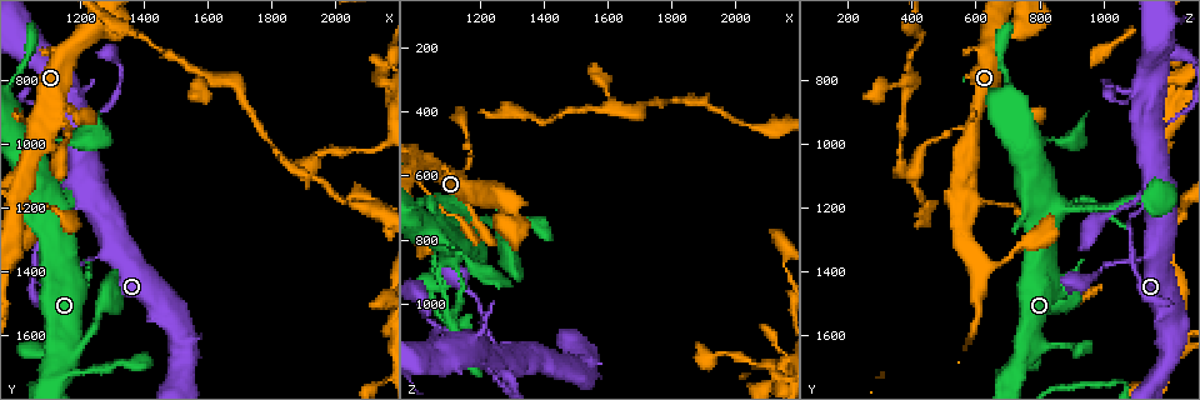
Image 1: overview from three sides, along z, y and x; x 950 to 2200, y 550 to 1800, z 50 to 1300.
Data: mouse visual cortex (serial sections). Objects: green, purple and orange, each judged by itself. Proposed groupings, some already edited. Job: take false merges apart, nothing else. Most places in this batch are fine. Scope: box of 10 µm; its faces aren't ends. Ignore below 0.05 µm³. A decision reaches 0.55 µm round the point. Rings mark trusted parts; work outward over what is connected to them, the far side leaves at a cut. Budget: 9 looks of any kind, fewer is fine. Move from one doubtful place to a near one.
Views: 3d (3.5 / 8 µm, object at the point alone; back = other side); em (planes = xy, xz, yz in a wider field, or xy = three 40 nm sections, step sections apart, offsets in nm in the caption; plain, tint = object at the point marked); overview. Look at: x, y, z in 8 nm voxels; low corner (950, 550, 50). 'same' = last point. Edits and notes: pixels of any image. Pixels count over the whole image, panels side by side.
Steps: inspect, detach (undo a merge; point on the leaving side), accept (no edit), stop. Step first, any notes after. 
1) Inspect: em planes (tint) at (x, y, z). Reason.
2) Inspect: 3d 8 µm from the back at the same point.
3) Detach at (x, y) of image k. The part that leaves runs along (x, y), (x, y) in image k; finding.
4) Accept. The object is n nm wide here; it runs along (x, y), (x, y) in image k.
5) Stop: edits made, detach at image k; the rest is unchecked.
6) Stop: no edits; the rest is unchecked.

Inspect: 3d 3.5 µm at (1160, 940, 580). Calibre changes.

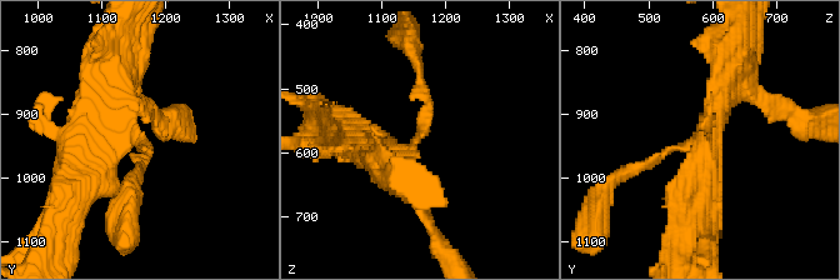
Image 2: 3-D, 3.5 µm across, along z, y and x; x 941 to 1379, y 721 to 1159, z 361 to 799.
Inspect: em xy step 1 (tint) at (1155, 940, 580). Shape alone is not enough.

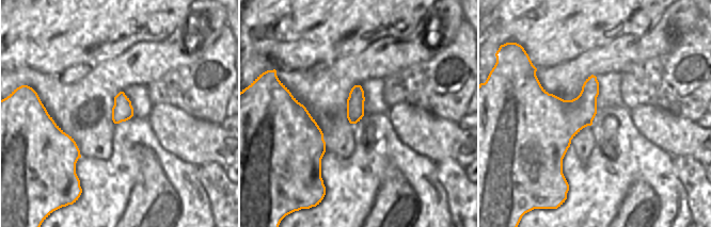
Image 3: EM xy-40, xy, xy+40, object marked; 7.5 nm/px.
Accept. It runs along (730, 69), (708, 134), (630, 169) in image 2; continuous, no second cell.

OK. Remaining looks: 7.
Inspect: 3d 3.5 µm at (1100, 1200, 870). Sudden change in width.

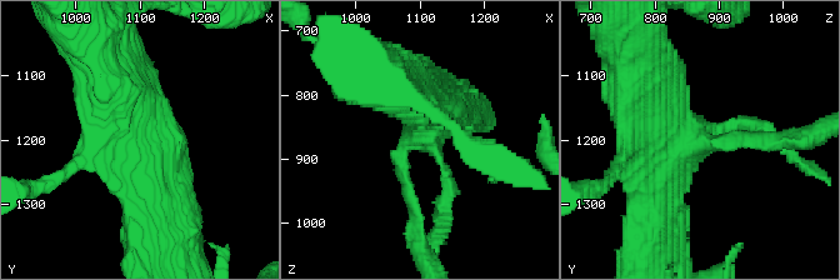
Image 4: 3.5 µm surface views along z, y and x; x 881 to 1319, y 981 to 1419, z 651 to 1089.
Inspect: em xy step 1 (tint) at (1100, 1200, 860).

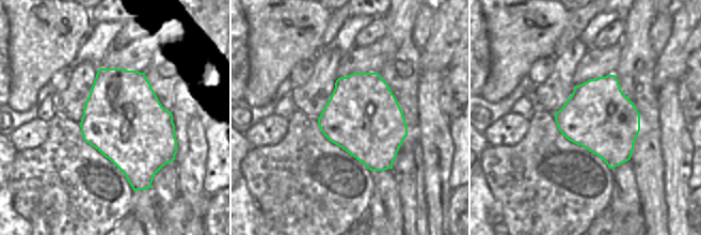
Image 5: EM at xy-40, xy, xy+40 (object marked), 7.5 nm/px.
Accept. All the same cell.

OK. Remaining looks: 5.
Inspect: 3d 8 µm at (1180, 1210, 1100). Calibre changes.

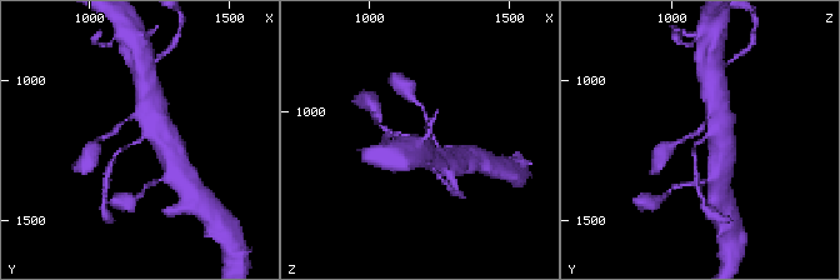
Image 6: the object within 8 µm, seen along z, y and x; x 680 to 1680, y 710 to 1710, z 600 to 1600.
Inspect: em xy step 3 (tint) at the same point. The arms are 150, 600 nm wide; need the tissue.

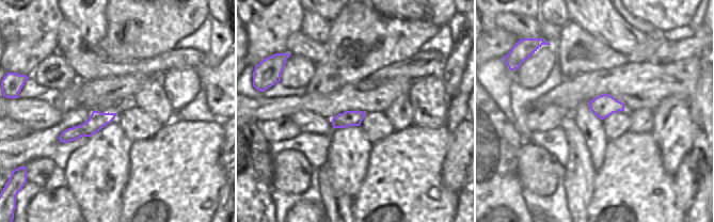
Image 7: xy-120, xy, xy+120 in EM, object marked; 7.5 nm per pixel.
Accept. It runs along (441, 161), (415, 138), (393, 135) in image 6; one cell here.

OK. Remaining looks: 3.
Inspect: 3d 3.5 µm at (1210, 950, 1170). A fork.

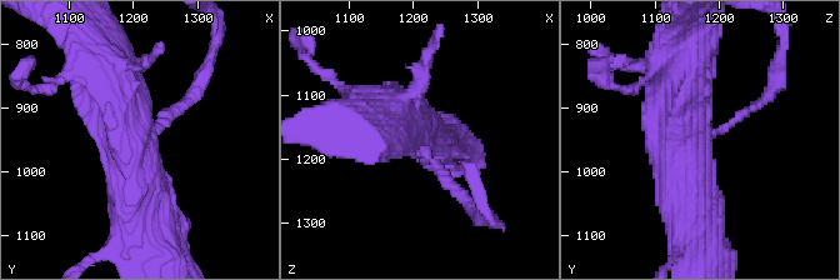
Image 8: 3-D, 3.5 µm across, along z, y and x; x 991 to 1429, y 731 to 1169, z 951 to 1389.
Inspect: em xy step 3 (tint) at (1210, 945, 1170). 3 arms meet here; the arms are 150, 600, 700 nm wide.

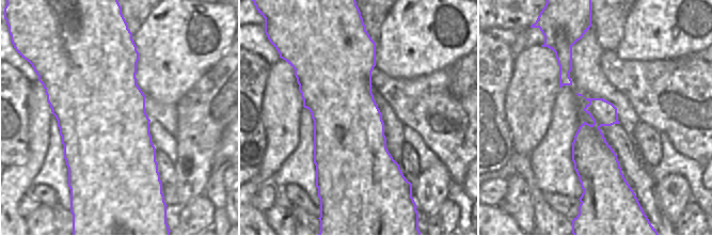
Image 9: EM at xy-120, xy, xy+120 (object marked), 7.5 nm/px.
Inspect: em xy step 5 (tint) at the same point. Cut it another way.

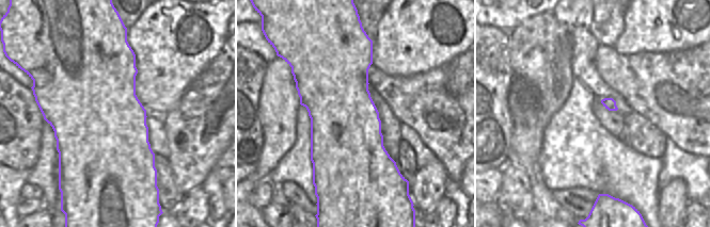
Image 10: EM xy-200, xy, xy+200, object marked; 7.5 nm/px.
Accept. The object is 550 nm wide here; it runs along (148, 220), (101, 63) in image 8; all the same cell.

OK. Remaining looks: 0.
Stop: no edits; the rest is unchecked.

